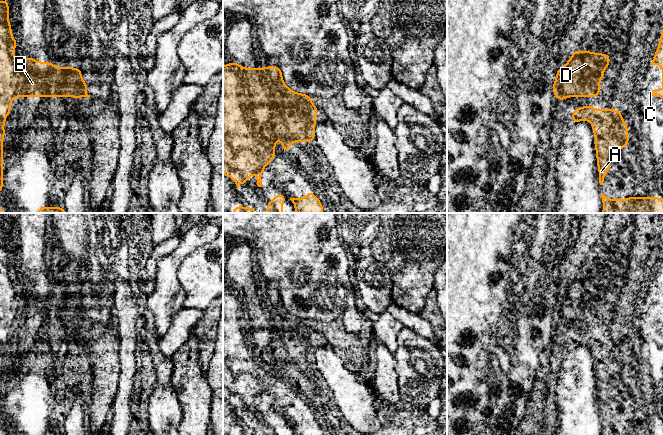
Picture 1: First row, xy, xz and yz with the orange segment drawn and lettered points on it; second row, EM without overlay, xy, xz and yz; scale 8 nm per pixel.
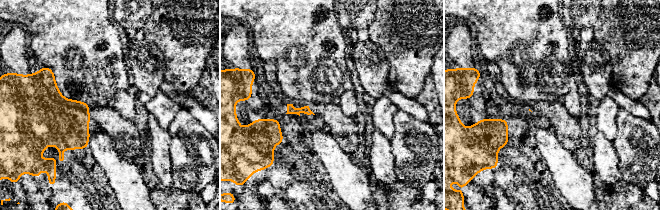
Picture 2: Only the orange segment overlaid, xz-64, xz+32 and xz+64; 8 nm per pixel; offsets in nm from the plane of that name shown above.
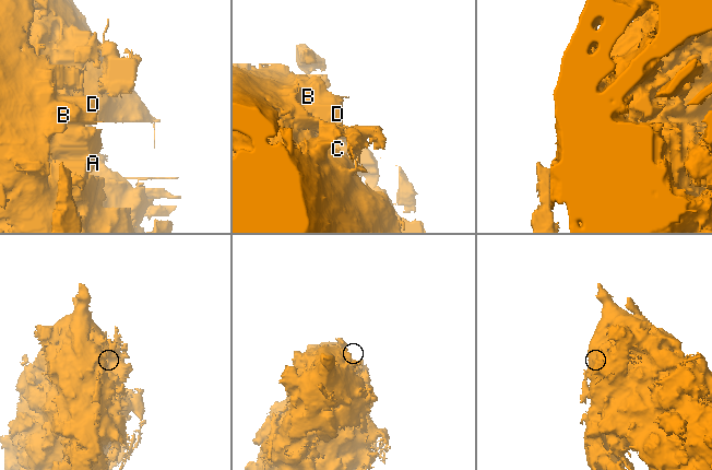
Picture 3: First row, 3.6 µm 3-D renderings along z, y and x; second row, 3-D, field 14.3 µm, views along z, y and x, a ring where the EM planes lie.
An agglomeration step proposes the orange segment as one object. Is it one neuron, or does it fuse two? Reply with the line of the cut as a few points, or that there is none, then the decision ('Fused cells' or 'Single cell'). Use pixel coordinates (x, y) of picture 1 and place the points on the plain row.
No split. Single cell

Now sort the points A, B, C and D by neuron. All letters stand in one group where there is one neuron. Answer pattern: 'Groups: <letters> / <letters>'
Groups: A B C D

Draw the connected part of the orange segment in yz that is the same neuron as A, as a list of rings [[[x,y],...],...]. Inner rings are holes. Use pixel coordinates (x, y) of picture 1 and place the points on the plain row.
[[[583,329],[581,332],[571,335],[572,347],[577,348],[582,344],[592,348],[595,360],[595,376],[597,379],[599,407],[602,409],[609,392],[617,379],[625,369],[630,369],[628,362],[628,350],[619,333],[595,333],[591,329]],[[606,372],[610,372],[610,386],[606,387]]]

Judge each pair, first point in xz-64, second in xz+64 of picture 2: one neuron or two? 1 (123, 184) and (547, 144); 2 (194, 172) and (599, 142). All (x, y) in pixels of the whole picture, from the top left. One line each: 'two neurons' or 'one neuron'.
1: one neuron
2: two neurons

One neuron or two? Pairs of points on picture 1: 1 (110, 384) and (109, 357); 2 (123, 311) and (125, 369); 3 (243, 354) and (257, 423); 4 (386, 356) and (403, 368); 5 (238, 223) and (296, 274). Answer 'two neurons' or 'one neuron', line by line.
1: one neuron
2: one neuron
3: one neuron
4: two neurons
5: one neuron

